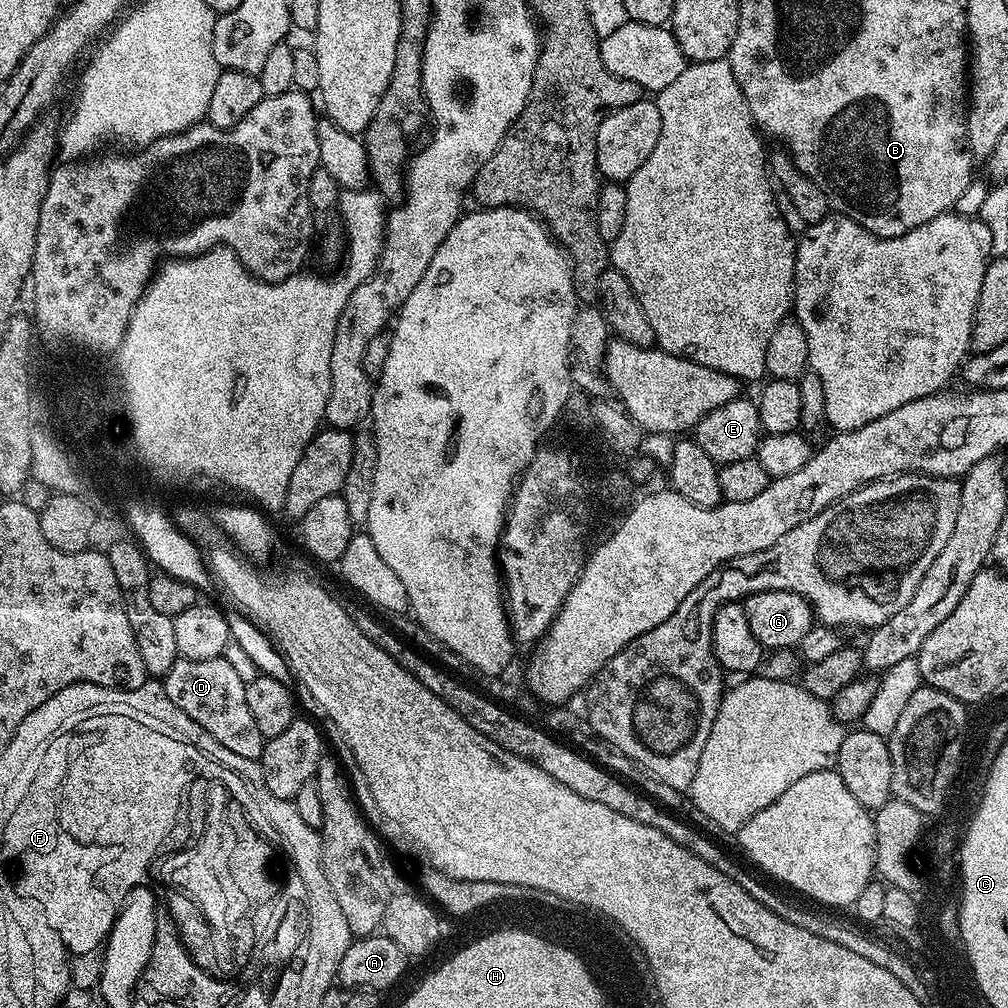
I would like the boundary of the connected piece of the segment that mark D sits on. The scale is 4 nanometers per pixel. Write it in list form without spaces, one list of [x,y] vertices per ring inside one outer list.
[[[221,656],[199,662],[178,658],[162,678],[162,690],[174,706],[194,719],[198,726],[202,726],[222,746],[254,762],[261,756],[264,739],[258,726],[254,726],[246,703],[245,686],[242,678],[235,673],[234,666]]]

